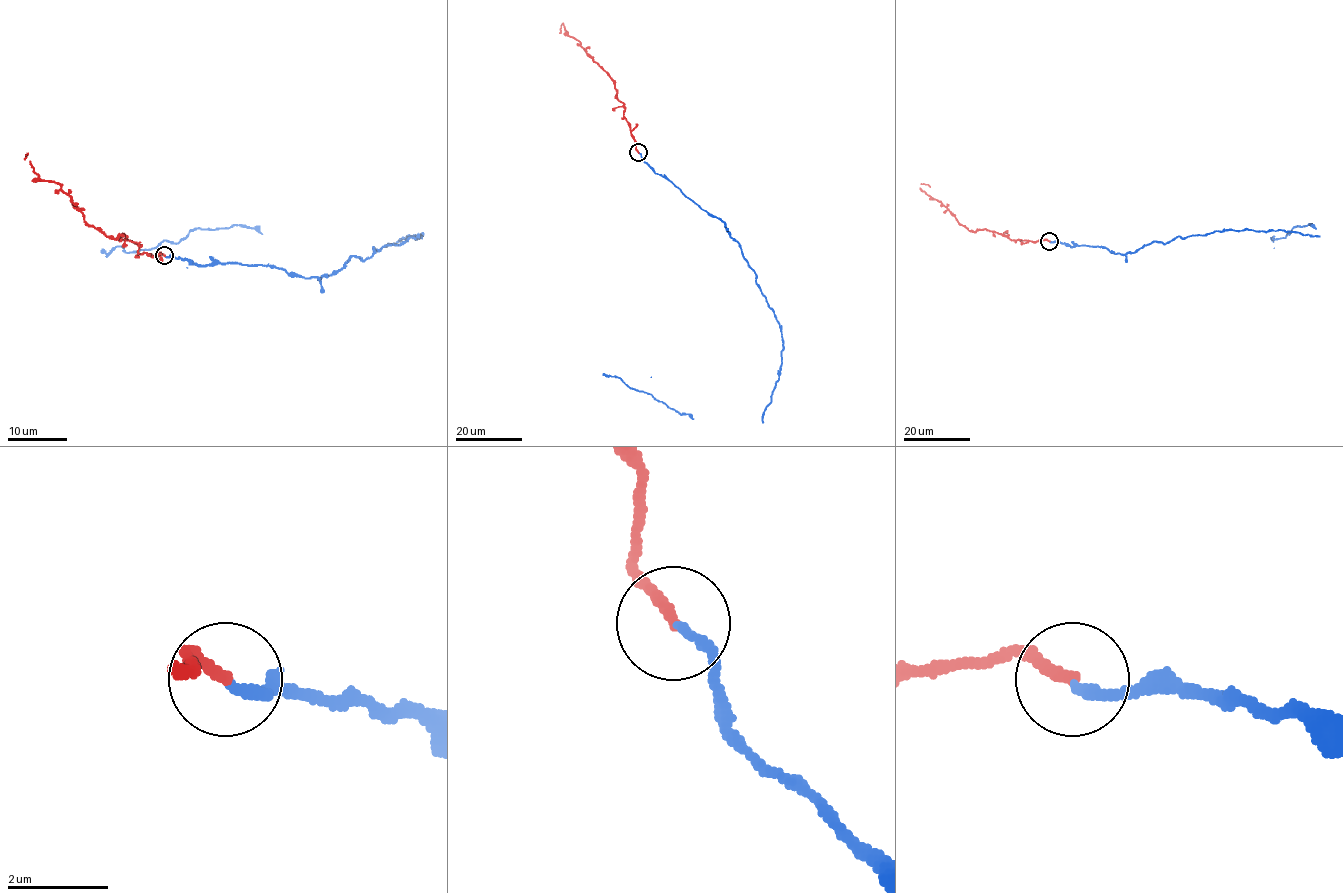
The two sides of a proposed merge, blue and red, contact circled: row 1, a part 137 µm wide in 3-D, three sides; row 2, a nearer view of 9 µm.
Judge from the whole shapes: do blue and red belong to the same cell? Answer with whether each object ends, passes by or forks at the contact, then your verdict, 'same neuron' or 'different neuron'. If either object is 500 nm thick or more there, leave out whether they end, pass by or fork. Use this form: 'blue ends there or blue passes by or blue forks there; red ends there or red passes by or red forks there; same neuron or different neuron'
blue ends there; red ends there; same neuron

